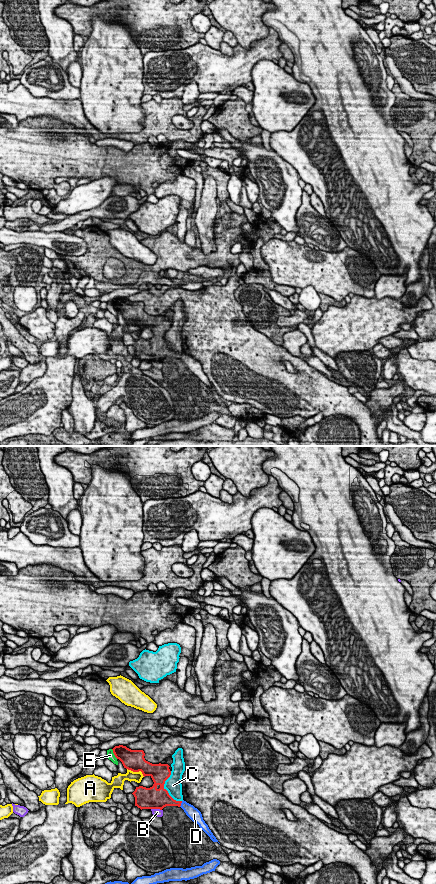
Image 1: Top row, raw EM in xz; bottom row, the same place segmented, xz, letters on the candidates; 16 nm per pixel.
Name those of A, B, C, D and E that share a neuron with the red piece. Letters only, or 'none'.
none

